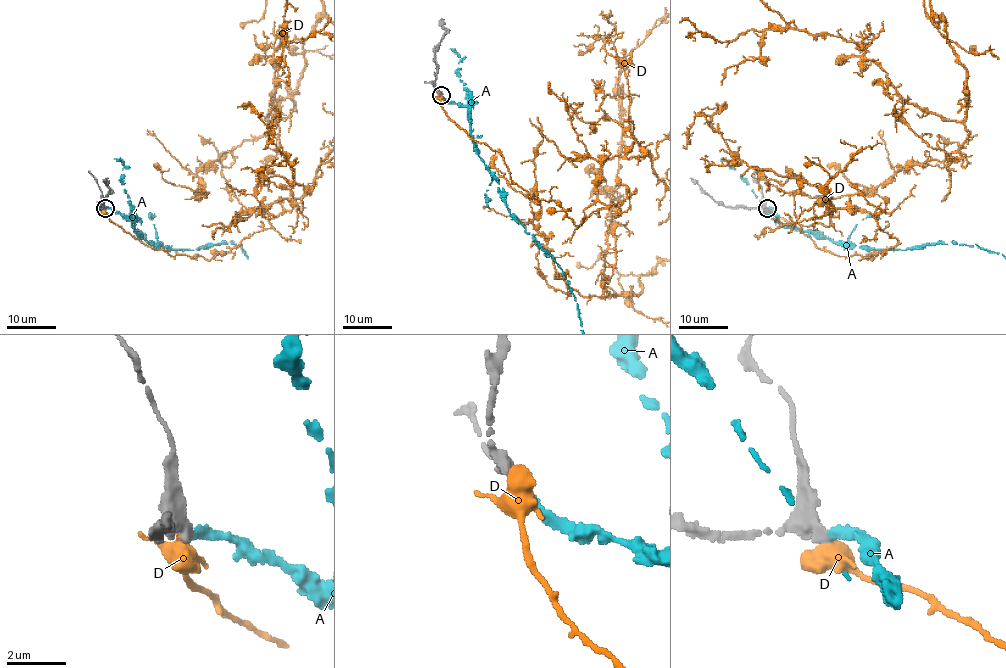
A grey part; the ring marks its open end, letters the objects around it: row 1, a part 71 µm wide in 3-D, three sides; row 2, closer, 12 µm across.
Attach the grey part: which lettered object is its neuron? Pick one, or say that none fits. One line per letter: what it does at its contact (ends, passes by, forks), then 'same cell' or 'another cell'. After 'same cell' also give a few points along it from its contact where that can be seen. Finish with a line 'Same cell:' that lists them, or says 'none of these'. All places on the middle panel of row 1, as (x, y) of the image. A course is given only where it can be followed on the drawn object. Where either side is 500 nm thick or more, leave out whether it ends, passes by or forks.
A: it ends; same cell; course (441, 95), (468, 109), (474, 150), (499, 184), (501, 200), (508, 212), (561, 268), (577, 303)
D: it passes by; another cell
Same cell: A

